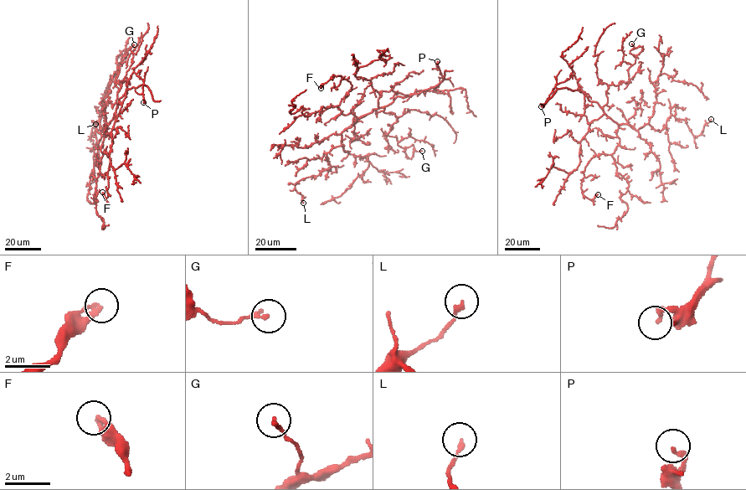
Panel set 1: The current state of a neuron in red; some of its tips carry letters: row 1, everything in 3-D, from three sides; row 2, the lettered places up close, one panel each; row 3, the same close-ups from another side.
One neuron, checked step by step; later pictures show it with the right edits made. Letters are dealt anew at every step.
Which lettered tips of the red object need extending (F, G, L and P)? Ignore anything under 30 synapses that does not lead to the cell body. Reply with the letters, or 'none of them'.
none of them

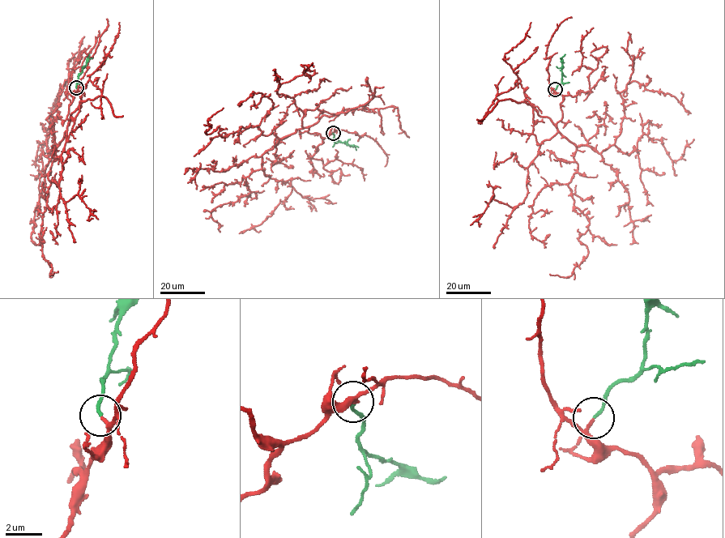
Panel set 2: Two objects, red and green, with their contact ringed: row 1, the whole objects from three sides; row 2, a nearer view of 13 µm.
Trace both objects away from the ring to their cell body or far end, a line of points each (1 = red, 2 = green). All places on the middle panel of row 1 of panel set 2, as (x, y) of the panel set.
1: (333, 133), (321, 137), (303, 127), (262, 155), (264, 175), (290, 180), (291, 193), (262, 223), (239, 233)
2: (333, 133), (334, 138), (353, 145), (356, 150)

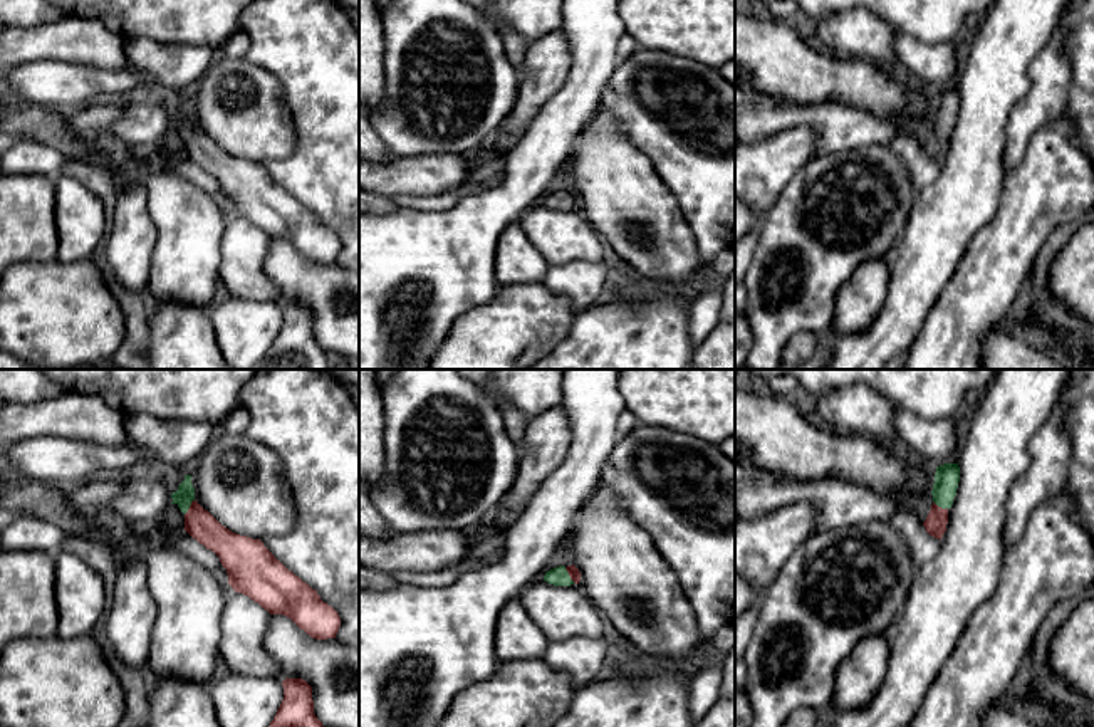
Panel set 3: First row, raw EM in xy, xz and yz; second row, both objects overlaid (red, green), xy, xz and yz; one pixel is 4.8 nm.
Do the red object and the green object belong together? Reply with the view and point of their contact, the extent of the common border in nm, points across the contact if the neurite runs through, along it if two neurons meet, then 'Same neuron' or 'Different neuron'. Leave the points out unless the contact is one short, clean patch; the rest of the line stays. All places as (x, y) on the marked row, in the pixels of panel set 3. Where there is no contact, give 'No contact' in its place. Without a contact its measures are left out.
Touches red at xy (190, 507). Shared border 90 nm. Path across: xy (200, 524), (190, 507), (185, 494). Same neuron

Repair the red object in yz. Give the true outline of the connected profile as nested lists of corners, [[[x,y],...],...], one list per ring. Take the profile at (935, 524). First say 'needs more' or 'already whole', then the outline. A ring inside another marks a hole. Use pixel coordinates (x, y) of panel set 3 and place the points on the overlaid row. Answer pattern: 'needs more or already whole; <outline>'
needs more; [[[945,463],[936,467],[935,484],[933,484],[933,505],[923,522],[926,532],[941,541],[946,524],[948,524],[948,509],[953,505],[960,482],[960,467],[958,463]]]

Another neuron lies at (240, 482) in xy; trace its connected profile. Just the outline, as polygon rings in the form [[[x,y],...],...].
[[[223,433],[191,467],[195,500],[221,526],[252,539],[294,529],[294,494],[280,457],[247,435]]]

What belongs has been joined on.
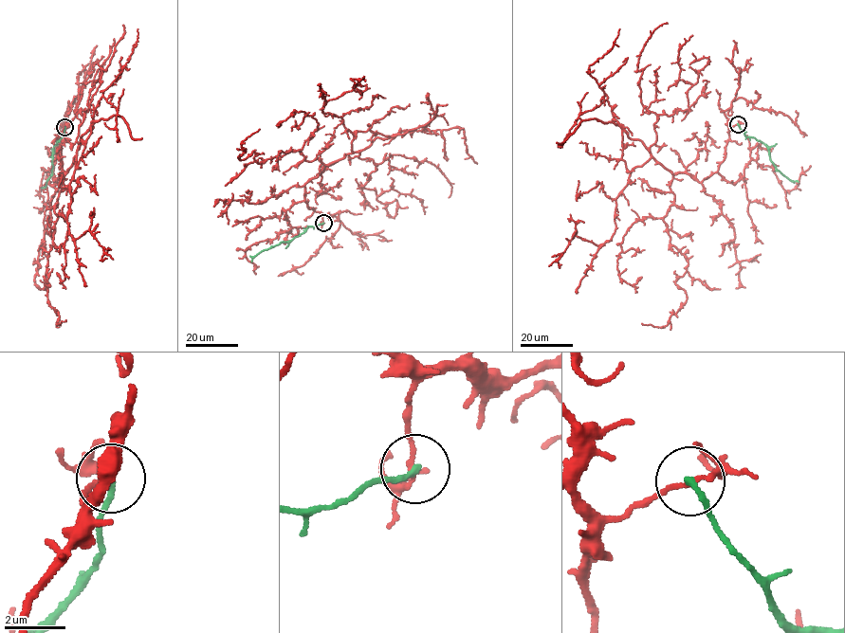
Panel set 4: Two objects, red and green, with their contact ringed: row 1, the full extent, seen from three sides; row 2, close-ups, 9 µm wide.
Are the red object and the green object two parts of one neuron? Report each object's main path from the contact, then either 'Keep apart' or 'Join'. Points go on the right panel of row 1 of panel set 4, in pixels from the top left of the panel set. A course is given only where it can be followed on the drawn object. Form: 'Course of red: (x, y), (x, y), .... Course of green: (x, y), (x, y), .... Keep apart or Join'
Course of red: (738, 124), (718, 170), (700, 182), (652, 157), (632, 170), (612, 238), (598, 245), (575, 236), (560, 264). Course of green: (738, 124), (745, 135), (766, 145), (776, 169), (792, 181), (798, 181). Keep apart

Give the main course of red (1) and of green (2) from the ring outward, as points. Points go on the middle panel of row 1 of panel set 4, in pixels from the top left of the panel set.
1: (322, 223), (308, 208), (305, 185), (351, 153), (353, 135), (321, 110), (356, 83)
2: (322, 223), (309, 226), (290, 240), (264, 249), (251, 262)

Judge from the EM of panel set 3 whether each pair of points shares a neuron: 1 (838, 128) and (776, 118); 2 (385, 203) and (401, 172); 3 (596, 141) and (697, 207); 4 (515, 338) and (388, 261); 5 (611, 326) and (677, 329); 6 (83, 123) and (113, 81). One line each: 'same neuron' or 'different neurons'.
1: same neuron
2: different neurons
3: different neurons
4: different neurons
5: same neuron
6: different neurons

